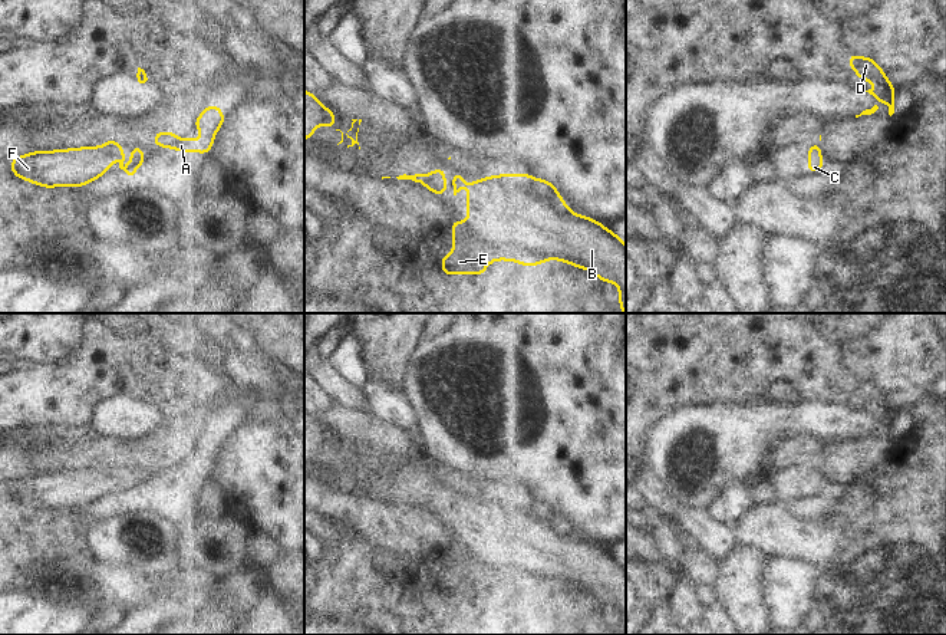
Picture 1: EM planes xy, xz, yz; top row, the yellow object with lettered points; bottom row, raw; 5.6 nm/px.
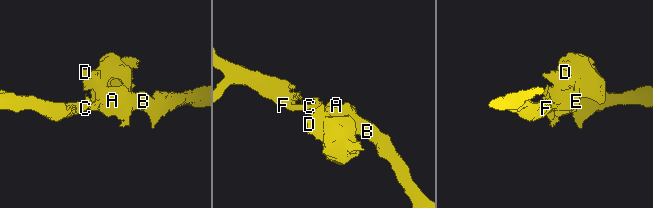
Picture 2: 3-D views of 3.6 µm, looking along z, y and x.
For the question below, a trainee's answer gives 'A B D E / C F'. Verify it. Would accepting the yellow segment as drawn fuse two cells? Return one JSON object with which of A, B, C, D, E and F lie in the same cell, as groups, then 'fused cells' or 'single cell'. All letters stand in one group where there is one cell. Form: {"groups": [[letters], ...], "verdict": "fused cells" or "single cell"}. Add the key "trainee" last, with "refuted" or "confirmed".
{"groups": [["A", "B", "C", "D", "E", "F"]], "verdict": "single cell", "trainee": "refuted"}

